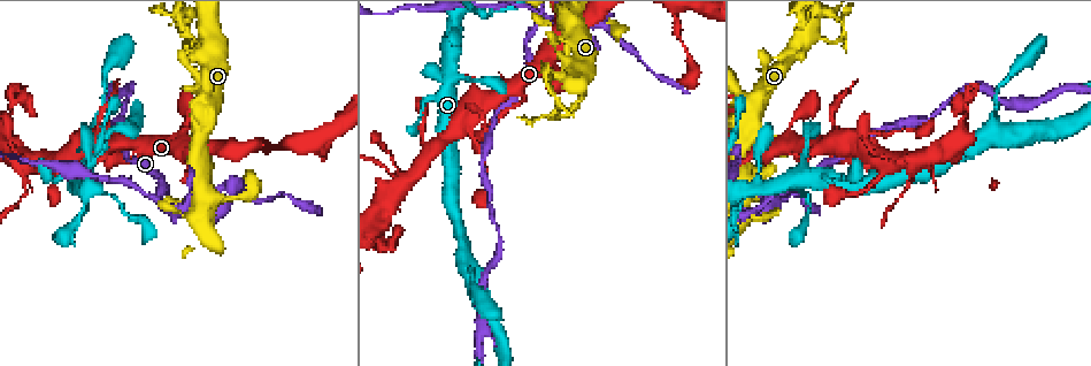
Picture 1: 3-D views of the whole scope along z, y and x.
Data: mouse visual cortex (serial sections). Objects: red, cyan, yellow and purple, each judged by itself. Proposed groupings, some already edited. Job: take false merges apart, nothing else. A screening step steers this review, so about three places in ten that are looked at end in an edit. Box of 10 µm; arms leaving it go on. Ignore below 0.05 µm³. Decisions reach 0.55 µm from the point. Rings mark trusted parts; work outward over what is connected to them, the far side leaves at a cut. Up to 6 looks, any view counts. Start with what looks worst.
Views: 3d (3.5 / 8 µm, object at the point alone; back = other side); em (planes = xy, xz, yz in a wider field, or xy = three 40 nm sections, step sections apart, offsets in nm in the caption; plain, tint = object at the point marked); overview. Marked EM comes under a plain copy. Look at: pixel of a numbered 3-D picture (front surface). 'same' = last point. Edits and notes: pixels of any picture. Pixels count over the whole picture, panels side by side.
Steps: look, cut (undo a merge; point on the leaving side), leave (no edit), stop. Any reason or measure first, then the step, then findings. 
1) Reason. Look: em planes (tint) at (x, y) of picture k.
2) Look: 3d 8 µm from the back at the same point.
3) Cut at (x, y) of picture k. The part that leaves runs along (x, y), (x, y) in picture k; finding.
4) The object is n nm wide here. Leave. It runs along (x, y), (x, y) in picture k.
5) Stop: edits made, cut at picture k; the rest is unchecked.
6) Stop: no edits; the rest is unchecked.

Look: em xy step 3 (tint) at (843, 23) of picture 1.

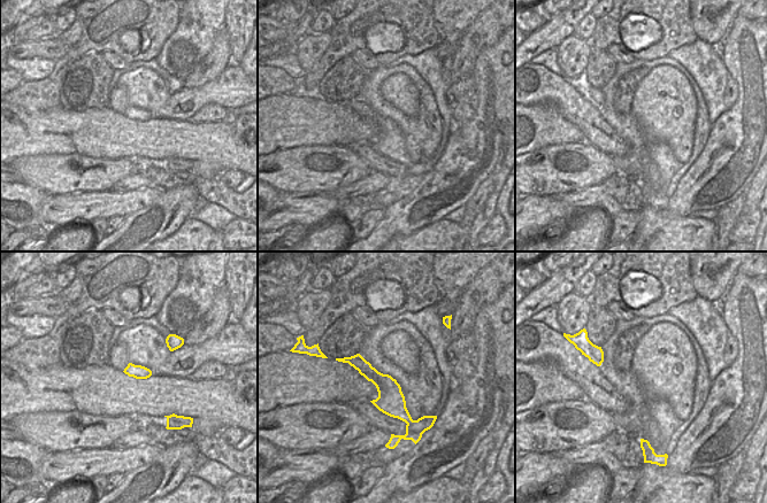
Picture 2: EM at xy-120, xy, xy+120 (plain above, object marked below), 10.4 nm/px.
Wider look. Look: 3d 3.5 µm at the same point.

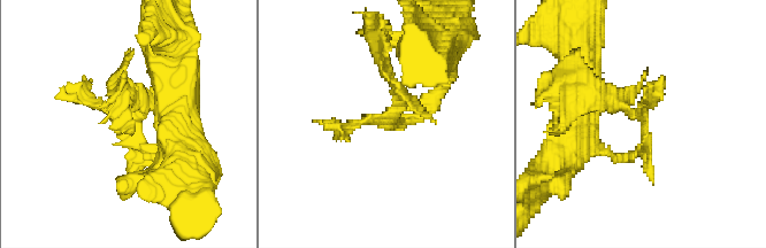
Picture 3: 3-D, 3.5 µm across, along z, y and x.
4 arms meet here; the arms are 100, 150, 150, 200 nm wide. Cut at (634, 111) of picture 3. The part that leaves runs along (641, 149), (644, 124), (588, 85) in picture 3; a second cell is stuck on.

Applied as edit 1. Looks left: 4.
Look: overview.

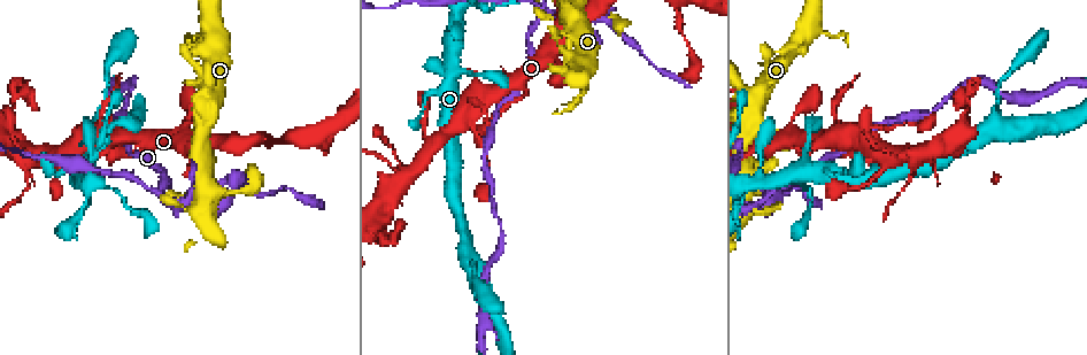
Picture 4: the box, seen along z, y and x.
Four arms meet. Look: 3d 8 µm at (410, 172) of picture 4.

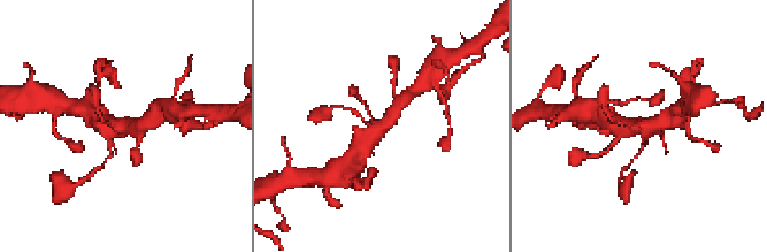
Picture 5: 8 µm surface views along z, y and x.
Look: 3d 3.5 µm at the same point.

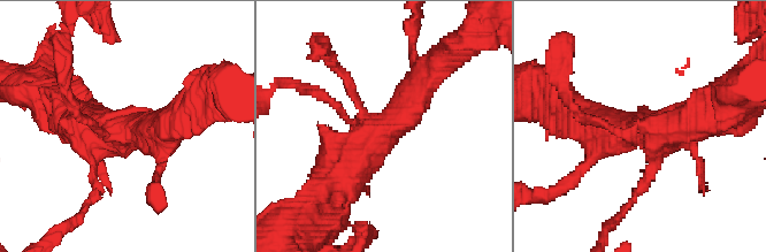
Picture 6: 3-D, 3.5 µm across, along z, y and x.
4 arms meet here. Leave. It runs along (430, 69), (398, 120), (328, 184) in picture 6; all the same cell.

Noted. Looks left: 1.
Stop: edits made, cut at picture 3; the rest is unchecked.

